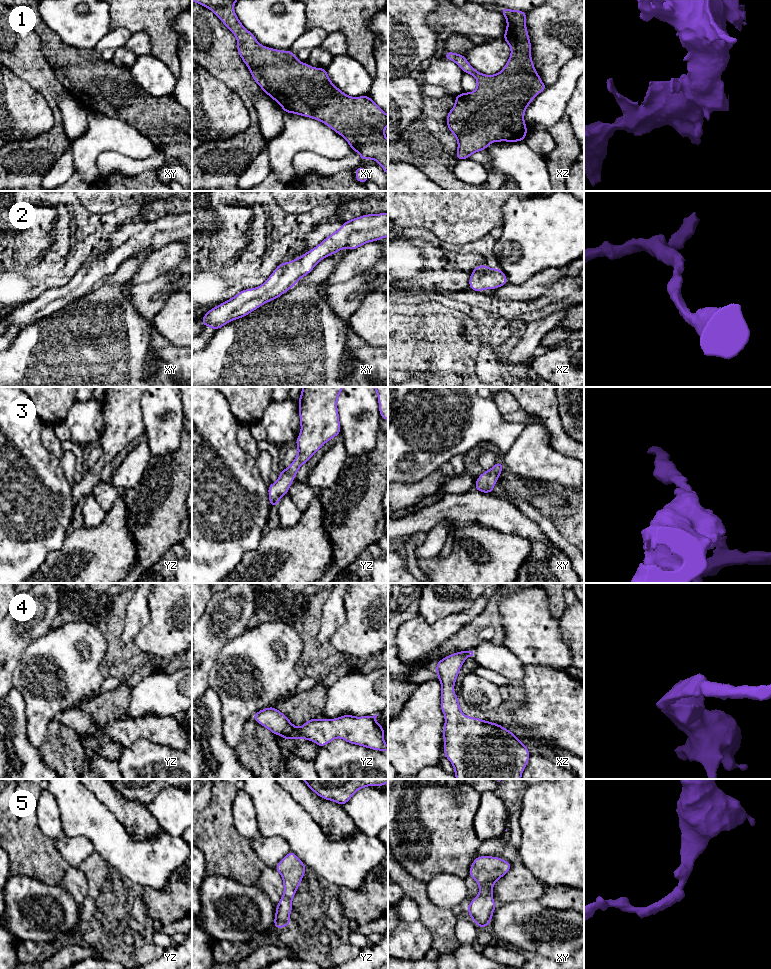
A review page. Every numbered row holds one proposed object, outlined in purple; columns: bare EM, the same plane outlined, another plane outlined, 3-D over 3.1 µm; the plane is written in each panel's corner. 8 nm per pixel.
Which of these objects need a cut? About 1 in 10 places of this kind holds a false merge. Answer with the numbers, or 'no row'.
no row

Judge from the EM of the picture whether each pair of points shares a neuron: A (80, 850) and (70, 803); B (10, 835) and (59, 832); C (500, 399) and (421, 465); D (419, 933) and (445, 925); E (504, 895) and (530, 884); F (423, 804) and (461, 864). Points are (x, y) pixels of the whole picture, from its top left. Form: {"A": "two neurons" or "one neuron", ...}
{"A": "two neurons", "B": "two neurons", "C": "two neurons", "D": "two neurons", "E": "one neuron", "F": "one neuron"}

